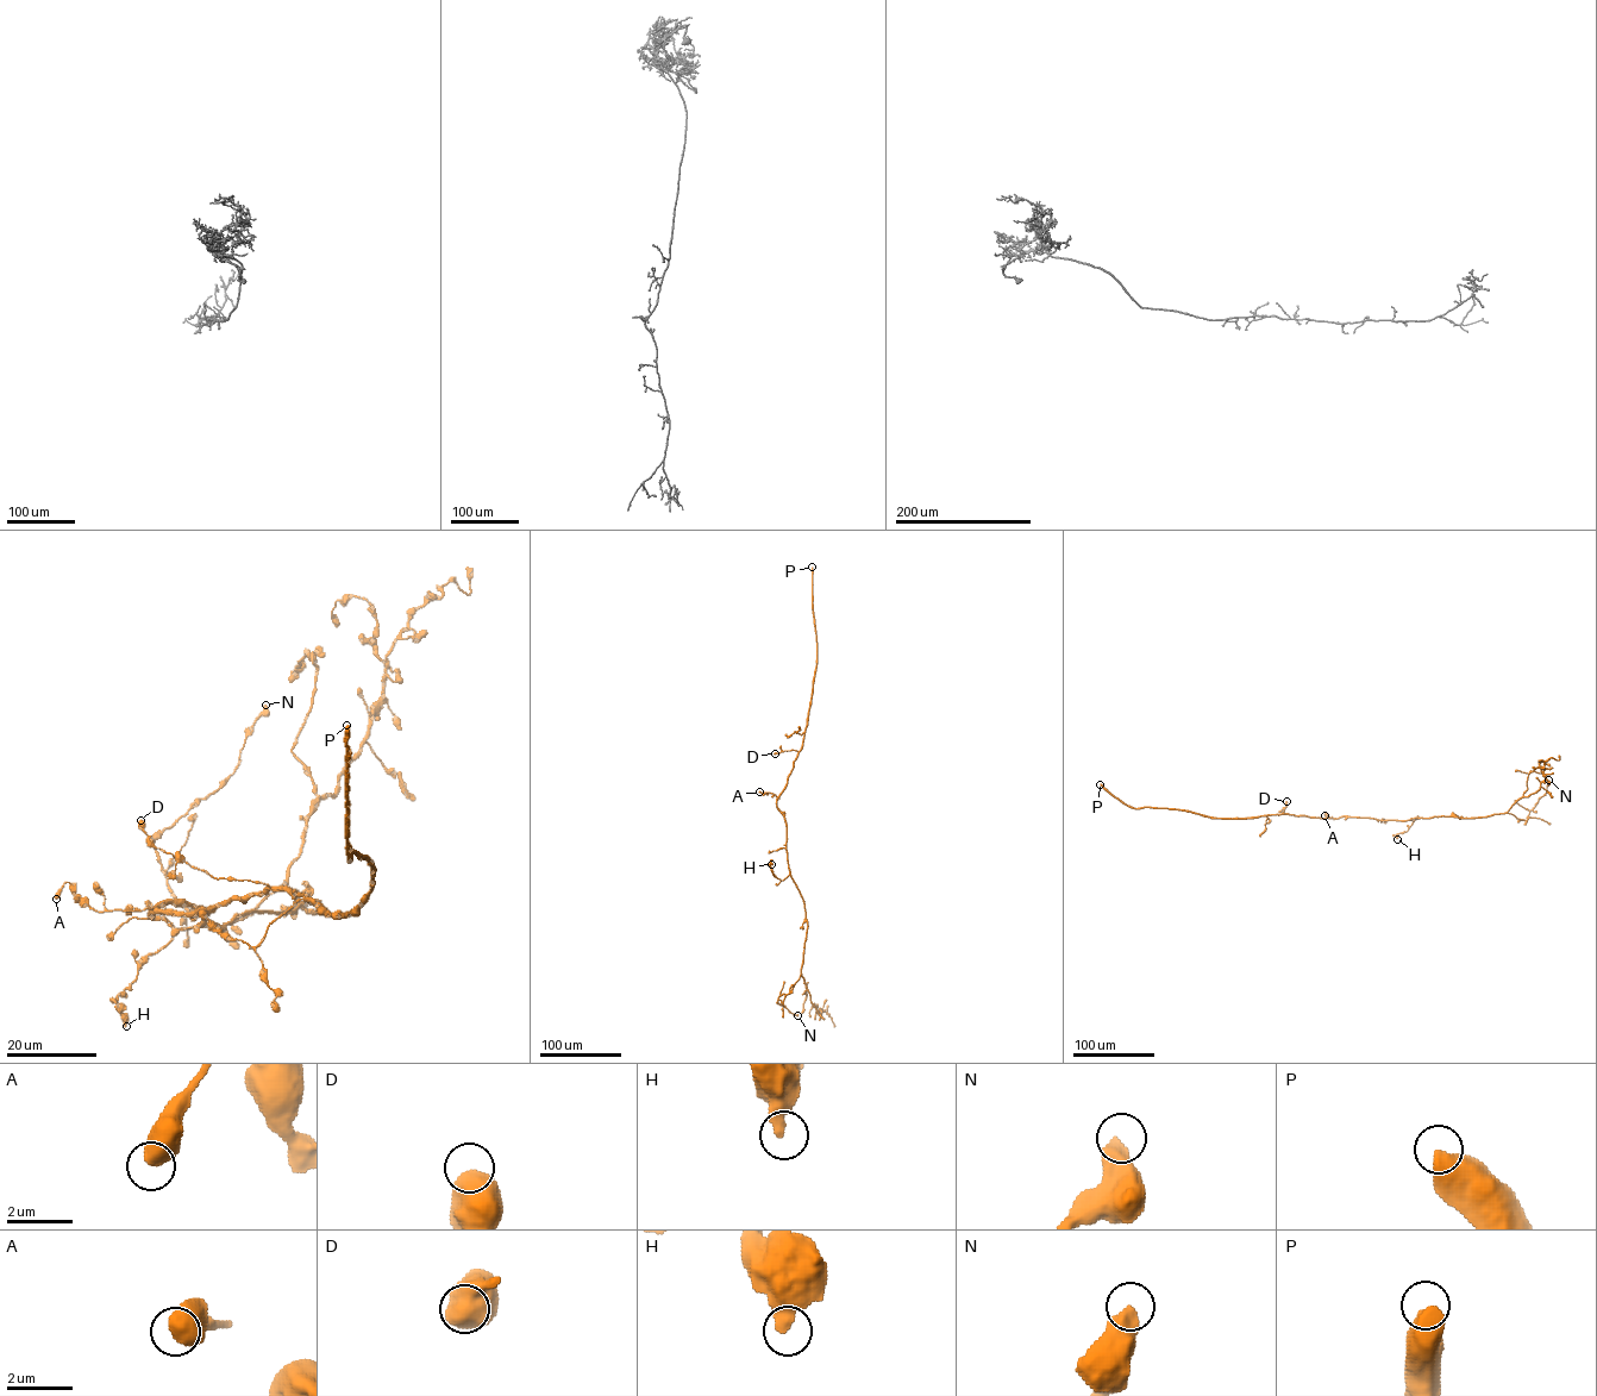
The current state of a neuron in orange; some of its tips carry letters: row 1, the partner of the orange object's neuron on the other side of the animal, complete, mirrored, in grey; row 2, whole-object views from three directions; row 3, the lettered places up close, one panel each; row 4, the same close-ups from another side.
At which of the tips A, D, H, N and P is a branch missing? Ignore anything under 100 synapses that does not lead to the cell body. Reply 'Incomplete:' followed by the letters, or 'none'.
Incomplete: P

